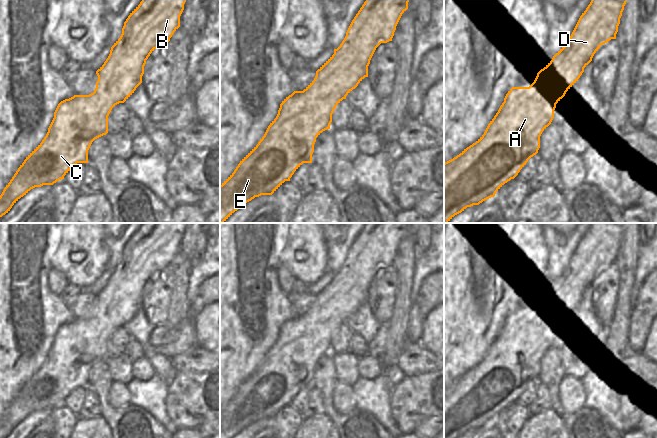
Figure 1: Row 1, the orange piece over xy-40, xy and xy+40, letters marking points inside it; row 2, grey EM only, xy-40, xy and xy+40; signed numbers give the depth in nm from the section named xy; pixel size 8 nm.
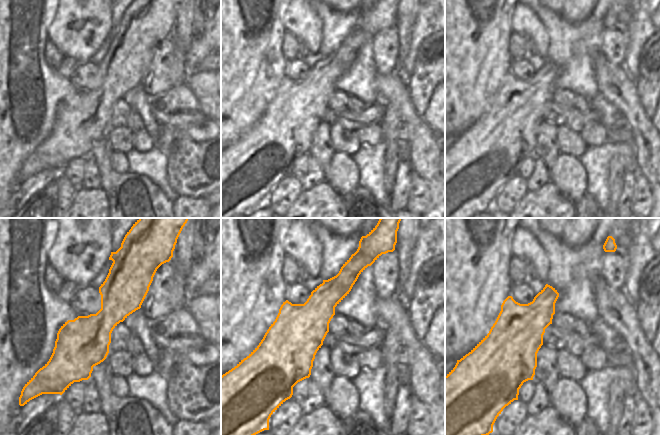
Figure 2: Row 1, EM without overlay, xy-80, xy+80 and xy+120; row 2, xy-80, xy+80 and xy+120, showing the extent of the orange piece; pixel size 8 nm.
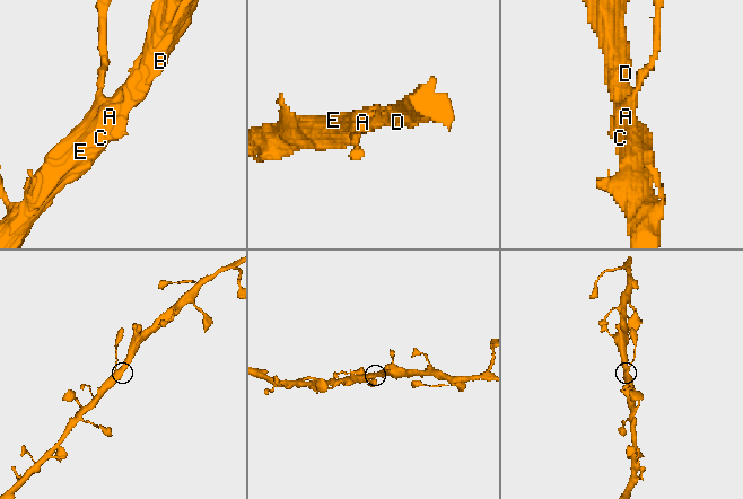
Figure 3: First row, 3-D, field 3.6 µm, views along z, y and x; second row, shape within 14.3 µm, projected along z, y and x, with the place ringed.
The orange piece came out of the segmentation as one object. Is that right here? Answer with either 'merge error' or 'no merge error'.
no merge error

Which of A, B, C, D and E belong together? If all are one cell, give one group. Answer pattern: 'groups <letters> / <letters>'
groups A B C D E

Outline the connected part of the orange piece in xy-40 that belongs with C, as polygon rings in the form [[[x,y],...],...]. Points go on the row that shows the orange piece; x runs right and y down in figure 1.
[[[142,0],[130,13],[120,38],[111,47],[104,64],[96,71],[98,80],[93,93],[74,95],[61,101],[42,142],[26,157],[0,195],[0,217],[31,189],[53,185],[77,164],[88,163],[92,142],[108,133],[108,116],[112,108],[124,103],[142,83],[144,66],[150,54],[170,41],[180,27],[186,0]]]

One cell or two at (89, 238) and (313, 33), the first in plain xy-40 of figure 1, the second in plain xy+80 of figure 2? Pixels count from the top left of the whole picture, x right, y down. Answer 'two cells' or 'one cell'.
one cell

